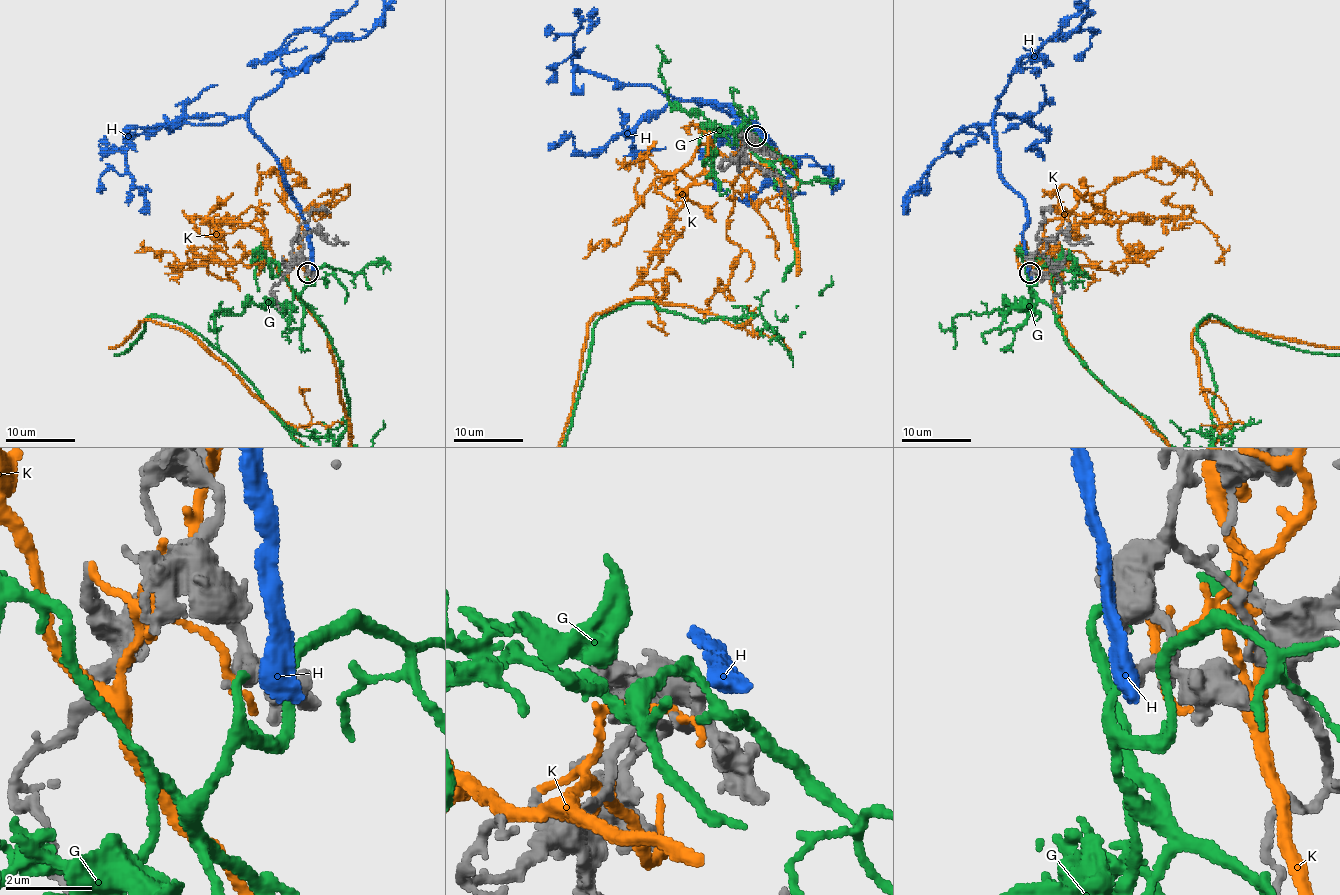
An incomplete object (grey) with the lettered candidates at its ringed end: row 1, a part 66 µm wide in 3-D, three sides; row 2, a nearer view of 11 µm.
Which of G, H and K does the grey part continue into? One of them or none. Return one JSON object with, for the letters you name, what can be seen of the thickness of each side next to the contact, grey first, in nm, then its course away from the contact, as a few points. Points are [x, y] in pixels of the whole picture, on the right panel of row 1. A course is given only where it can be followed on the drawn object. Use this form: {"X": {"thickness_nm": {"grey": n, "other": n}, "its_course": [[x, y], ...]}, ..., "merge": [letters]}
{"G": {"thickness_nm": {"grey": 200, "other": 200}}, "merge": ["G"]}

